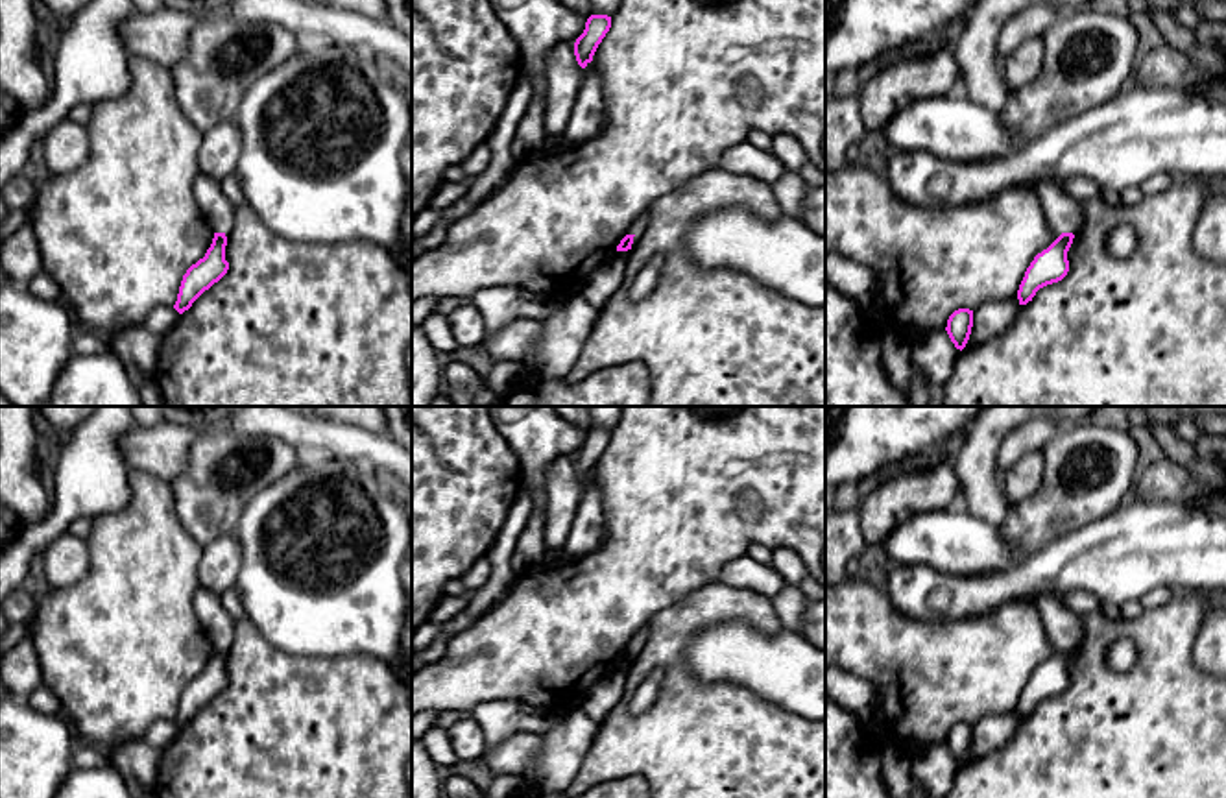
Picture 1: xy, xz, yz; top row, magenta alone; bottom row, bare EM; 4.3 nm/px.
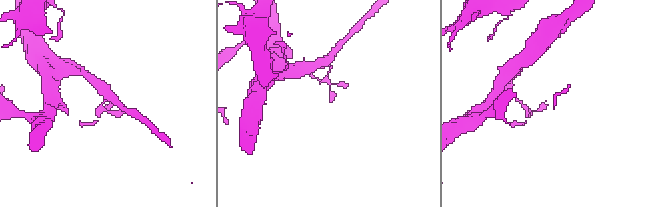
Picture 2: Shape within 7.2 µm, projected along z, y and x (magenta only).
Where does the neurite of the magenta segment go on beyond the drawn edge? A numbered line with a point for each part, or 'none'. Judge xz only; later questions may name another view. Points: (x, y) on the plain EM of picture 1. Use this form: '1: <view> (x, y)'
none

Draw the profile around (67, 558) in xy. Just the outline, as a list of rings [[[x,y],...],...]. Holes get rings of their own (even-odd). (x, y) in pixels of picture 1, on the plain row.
[[[68,532],[46,549],[42,582],[65,589],[85,576],[89,563],[89,543]]]

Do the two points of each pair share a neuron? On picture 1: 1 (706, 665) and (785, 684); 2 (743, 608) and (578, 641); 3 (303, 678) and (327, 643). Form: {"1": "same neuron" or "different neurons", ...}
{"1": "same neuron", "2": "different neurons", "3": "different neurons"}

